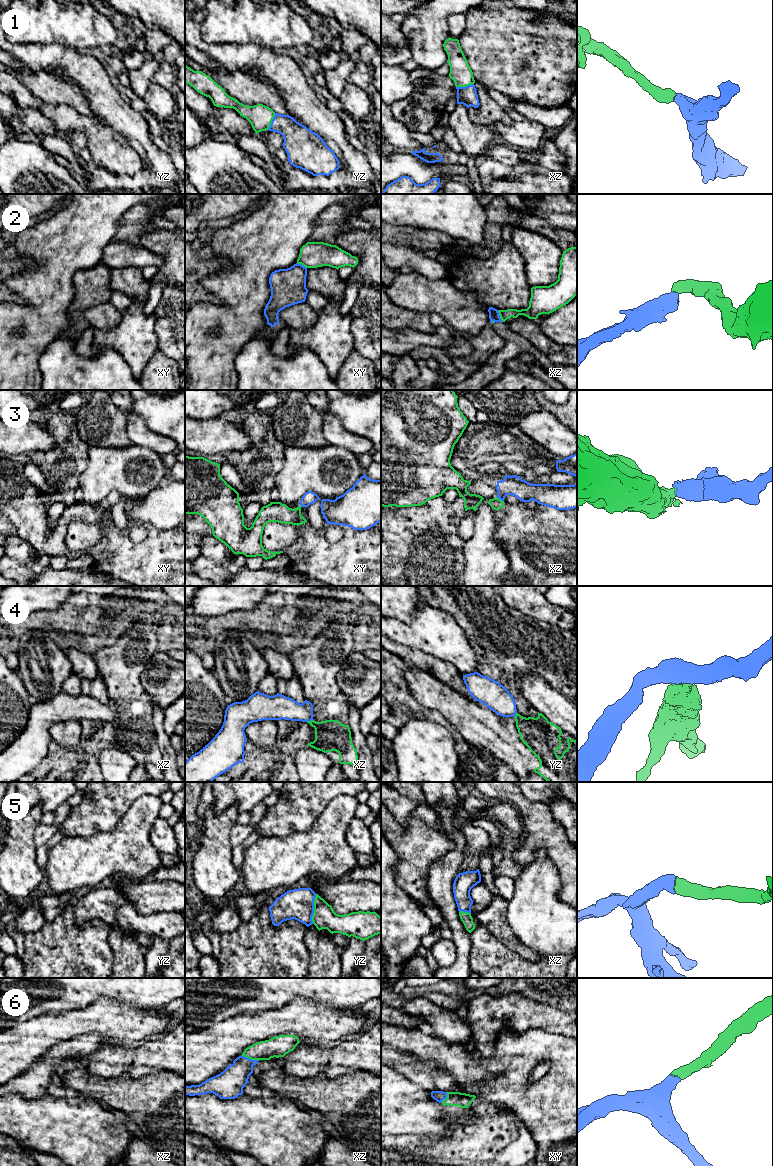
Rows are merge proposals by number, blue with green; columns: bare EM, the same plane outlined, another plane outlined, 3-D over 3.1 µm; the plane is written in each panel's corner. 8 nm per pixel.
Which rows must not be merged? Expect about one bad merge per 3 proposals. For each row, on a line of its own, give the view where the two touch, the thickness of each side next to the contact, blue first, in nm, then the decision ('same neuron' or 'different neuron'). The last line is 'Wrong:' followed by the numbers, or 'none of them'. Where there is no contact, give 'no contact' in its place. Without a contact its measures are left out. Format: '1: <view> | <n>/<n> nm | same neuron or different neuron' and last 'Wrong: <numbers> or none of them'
1: xz | 150/180 nm | same neuron
2: xz | 80/80 nm | different neuron
3: xz | 160/90 nm | different neuron
4: xz | 190/260 nm | different neuron
5: yz | 240/190 nm | same neuron
6: xz | 220/170 nm | same neuron
Wrong: 2, 3, 4

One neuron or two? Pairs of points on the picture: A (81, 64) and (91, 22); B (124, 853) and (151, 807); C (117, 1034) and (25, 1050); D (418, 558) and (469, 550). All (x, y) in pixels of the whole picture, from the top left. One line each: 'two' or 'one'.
A: two
B: one
C: one
D: two

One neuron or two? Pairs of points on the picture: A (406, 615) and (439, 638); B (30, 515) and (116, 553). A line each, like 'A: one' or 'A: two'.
A: two
B: one

